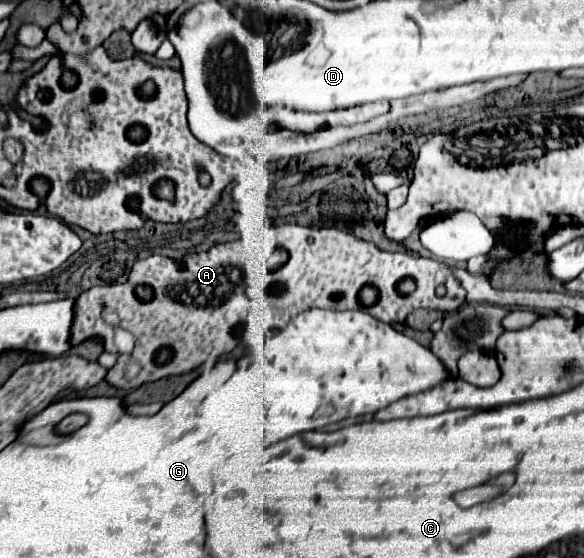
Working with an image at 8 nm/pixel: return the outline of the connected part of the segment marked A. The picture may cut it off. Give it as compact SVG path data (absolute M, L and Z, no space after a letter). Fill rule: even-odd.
M221 243L203 253L187 253L179 261L161 255L139 259L125 283L91 287L75 299L71 345L79 345L87 339L97 339L103 343L103 349L107 353L117 353L117 347L113 343L115 327L107 327L101 317L103 309L107 307L119 315L119 327L135 335L135 349L131 353L131 359L141 365L141 371L135 379L125 379L123 367L127 361L117 361L111 369L107 369L105 377L105 381L113 387L131 391L141 383L187 373L187 369L191 371L205 361L217 361L217 357L235 349L233 335L249 311L245 287L251 279L253 269L249 269L249 259L245 259L243 267L237 267L233 253L239 253L239 249L231 249L231 243ZM137 285L151 287L153 297L149 301L139 299L135 293ZM159 349L171 351L171 357L161 365L157 363Z

